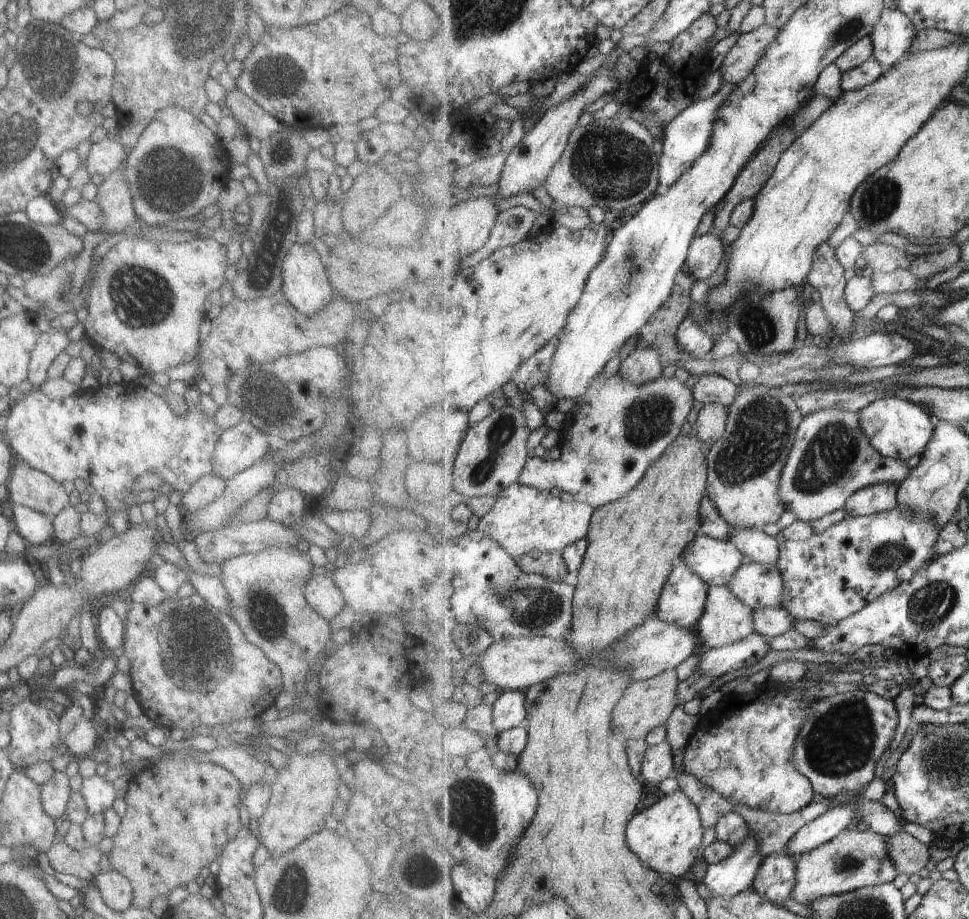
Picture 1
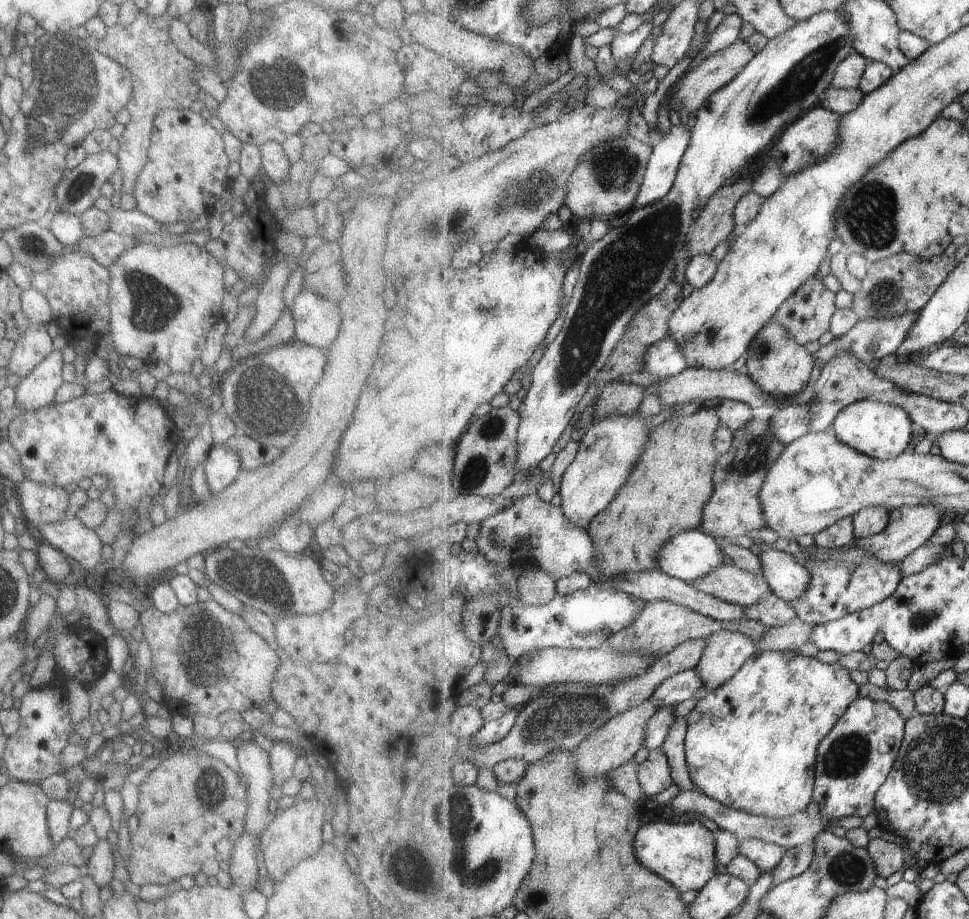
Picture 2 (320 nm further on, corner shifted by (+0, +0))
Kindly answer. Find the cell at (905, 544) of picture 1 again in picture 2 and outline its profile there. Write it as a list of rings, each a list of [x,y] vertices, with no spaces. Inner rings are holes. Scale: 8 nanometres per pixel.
[[[850,544],[844,547],[842,554],[829,561],[807,561],[812,579],[808,591],[796,601],[791,602],[798,617],[812,625],[824,625],[842,619],[851,613],[872,607],[896,593],[903,580],[902,572],[895,563],[881,562],[877,556],[869,554]]]

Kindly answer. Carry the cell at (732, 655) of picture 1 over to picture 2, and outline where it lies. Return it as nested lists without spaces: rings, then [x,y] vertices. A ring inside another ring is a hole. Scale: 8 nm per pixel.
[[[689,669],[665,679],[663,684],[657,687],[650,701],[658,708],[675,707],[687,698],[694,698],[695,692],[704,686],[697,669]]]

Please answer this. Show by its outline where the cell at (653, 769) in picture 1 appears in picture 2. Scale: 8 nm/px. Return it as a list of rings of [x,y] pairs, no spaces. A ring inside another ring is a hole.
[[[662,747],[652,750],[650,757],[638,766],[638,777],[646,798],[654,798],[674,784],[672,768]]]

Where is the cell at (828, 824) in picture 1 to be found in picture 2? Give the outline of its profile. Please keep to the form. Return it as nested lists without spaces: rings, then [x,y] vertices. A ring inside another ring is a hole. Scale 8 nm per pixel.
[[[807,843],[789,849],[781,864],[772,870],[775,884],[784,883],[803,874],[813,862],[814,846],[814,843]]]

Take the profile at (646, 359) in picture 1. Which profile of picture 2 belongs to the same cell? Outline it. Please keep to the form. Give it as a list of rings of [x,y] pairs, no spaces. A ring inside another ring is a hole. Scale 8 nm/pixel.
[[[628,382],[604,384],[601,393],[595,399],[593,419],[606,419],[611,415],[631,417],[643,404],[645,388]]]

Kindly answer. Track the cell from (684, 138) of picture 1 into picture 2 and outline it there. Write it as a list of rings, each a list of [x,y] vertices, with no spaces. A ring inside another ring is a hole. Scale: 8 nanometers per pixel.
[[[681,124],[673,126],[654,147],[633,210],[652,205],[671,192],[682,158],[690,147],[691,124],[687,128]]]

